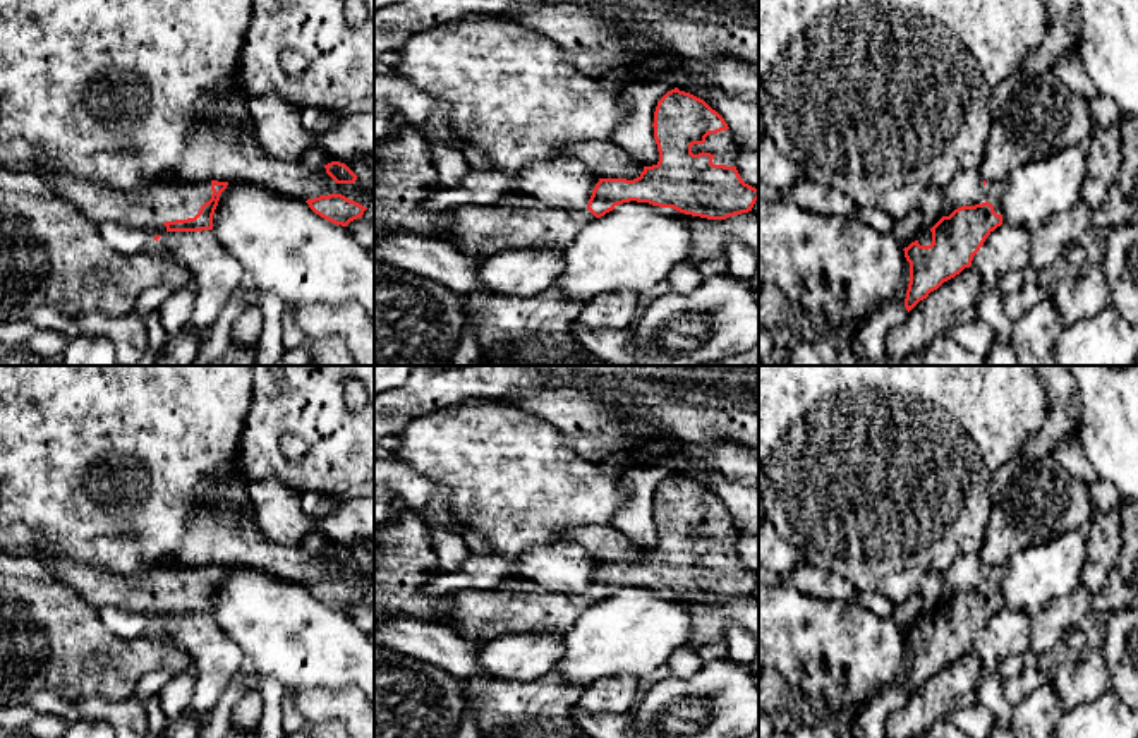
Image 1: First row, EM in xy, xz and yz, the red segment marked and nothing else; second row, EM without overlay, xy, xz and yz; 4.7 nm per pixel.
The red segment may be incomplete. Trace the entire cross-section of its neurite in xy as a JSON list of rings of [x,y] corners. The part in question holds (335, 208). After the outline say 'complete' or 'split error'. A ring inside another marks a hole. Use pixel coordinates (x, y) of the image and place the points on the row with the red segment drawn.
[[[342,194],[319,196],[307,199],[306,203],[316,215],[342,227],[347,227],[357,218],[362,218],[364,211],[367,209]]] | complete

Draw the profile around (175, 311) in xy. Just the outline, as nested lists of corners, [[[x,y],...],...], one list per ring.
[[[175,292],[161,302],[158,312],[168,336],[182,333],[182,330],[191,323],[194,302],[196,292]]]

